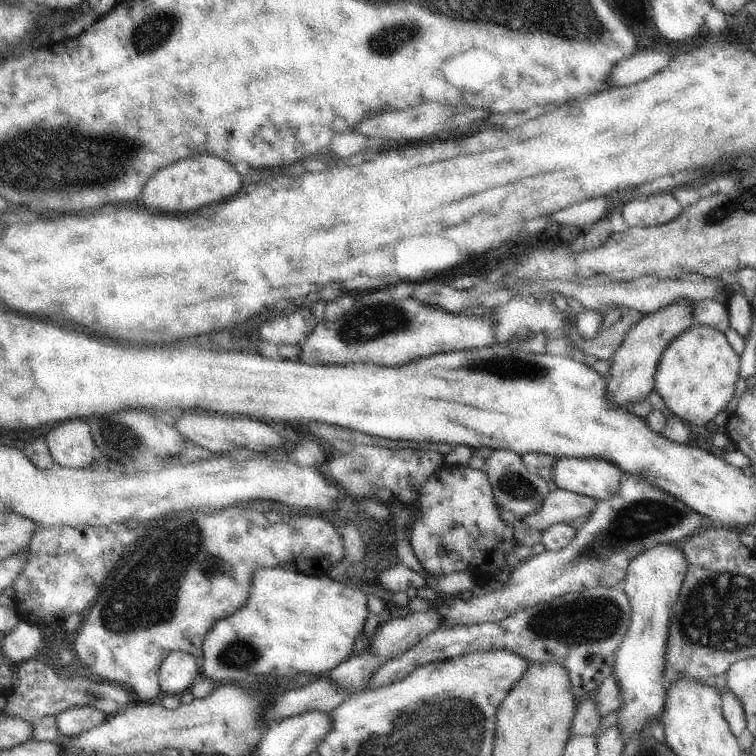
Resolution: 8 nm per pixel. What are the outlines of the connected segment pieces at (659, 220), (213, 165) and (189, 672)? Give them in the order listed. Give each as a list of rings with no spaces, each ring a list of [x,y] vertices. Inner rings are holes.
[[[654,194],[644,200],[632,200],[622,208],[624,222],[629,227],[657,227],[676,220],[683,211],[673,194]]]
[[[214,156],[186,158],[156,172],[142,190],[142,202],[144,206],[156,208],[160,212],[180,212],[182,216],[186,213],[196,213],[208,204],[232,198],[242,186],[240,176],[232,164]]]
[[[174,651],[164,658],[159,668],[159,683],[166,694],[180,696],[200,676],[201,661],[184,651]]]

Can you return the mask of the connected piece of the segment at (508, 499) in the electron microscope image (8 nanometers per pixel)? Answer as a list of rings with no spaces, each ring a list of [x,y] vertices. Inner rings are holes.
[[[504,449],[495,450],[487,459],[486,468],[488,468],[486,472],[496,502],[505,510],[512,512],[518,521],[540,510],[546,496],[550,494],[548,481],[537,474],[528,472],[528,468],[524,468],[523,457],[518,456],[516,452]]]

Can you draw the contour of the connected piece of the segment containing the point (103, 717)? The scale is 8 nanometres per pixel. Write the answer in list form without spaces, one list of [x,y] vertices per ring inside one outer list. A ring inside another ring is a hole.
[[[74,706],[56,717],[62,739],[76,738],[107,720],[108,715],[92,706]]]

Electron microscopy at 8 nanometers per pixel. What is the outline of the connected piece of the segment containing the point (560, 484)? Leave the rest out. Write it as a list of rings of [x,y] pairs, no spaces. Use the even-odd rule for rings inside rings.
[[[559,459],[552,468],[552,480],[560,490],[599,500],[614,496],[625,479],[620,468],[606,460]]]

